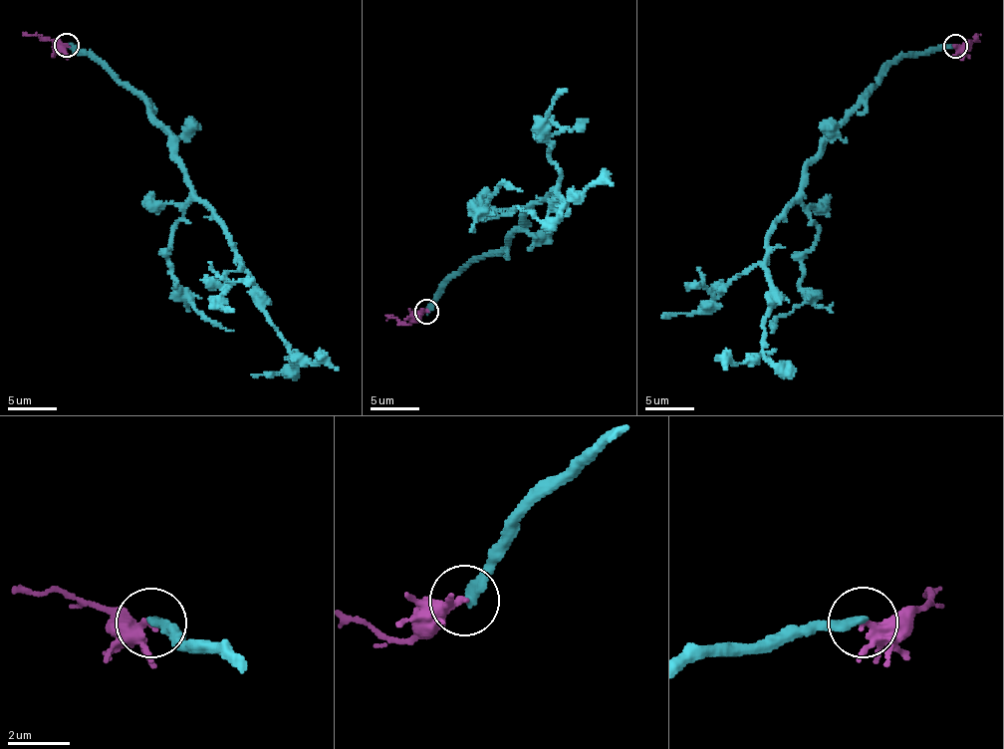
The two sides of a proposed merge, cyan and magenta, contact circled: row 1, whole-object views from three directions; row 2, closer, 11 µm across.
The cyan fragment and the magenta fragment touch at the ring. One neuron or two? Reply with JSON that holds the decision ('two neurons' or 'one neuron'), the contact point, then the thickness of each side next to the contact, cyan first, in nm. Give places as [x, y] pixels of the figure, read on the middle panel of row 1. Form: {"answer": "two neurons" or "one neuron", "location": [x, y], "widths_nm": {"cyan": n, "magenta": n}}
{"answer": "two neurons", "location": [426, 311], "widths_nm": {"cyan": 320, "magenta": 240}}

